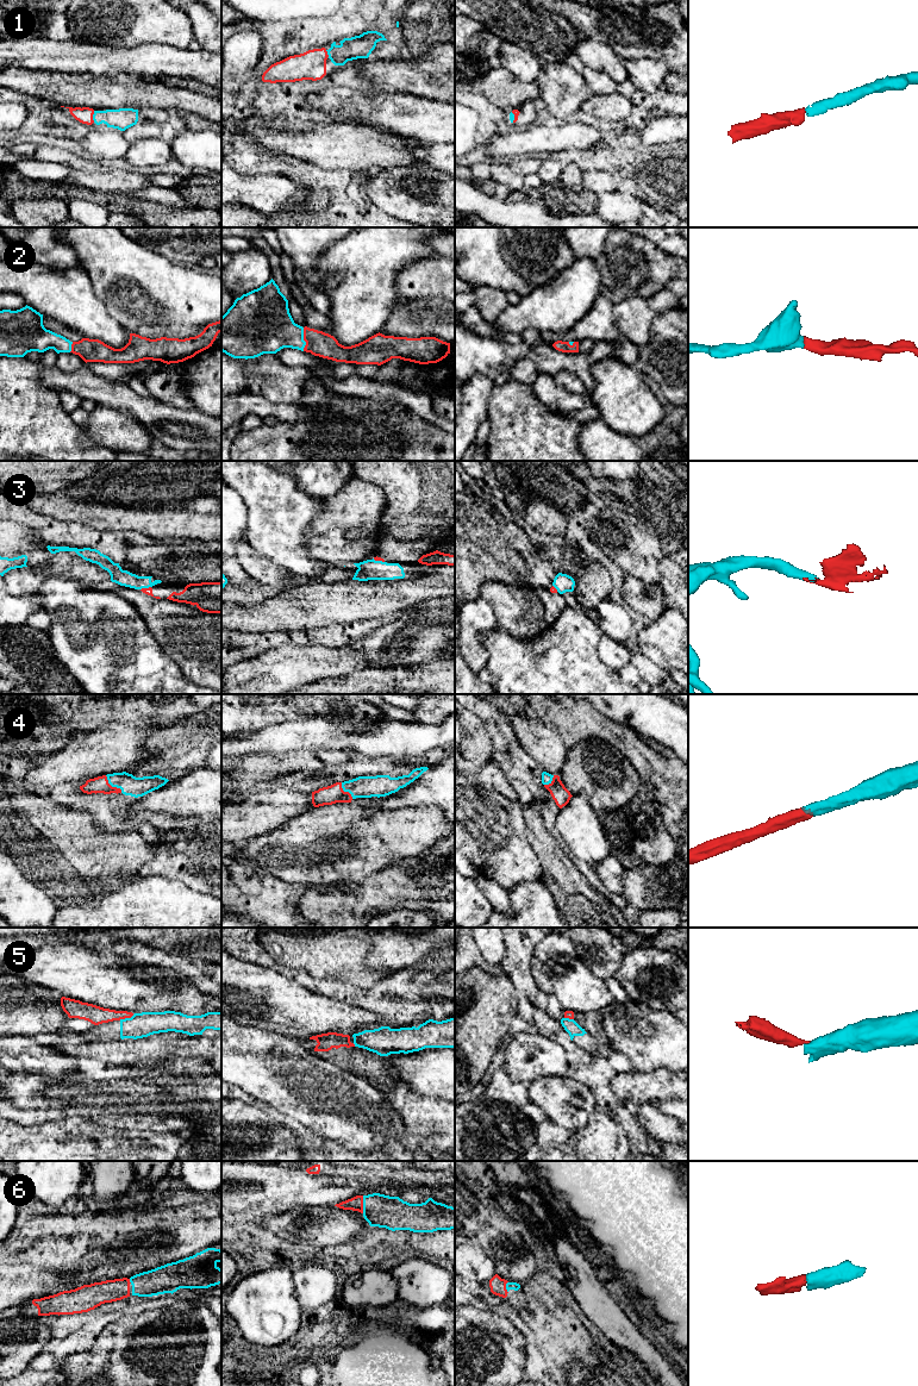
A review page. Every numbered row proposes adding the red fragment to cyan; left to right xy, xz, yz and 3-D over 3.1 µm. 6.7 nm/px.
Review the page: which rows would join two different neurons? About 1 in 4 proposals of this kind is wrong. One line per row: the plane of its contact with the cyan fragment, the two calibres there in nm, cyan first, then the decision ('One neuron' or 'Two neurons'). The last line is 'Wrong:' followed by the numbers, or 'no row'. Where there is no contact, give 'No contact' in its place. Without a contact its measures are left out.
1: Touches cyan in xy. Thickness 140 nm (cyan) against 110 nm. One neuron
2: Touches cyan in xz. Thickness 340 nm (cyan) against 170 nm. One neuron
3: Touches cyan in xy. Thickness 110 nm (cyan) against 50 nm. One neuron
4: Touches cyan in xy. Thickness 140 nm (cyan) against 110 nm. One neuron
5: Touches cyan in xy. Thickness 170 nm (cyan) against 120 nm. Two neurons
6: Touches cyan in xz. Thickness 220 nm (cyan) against 100 nm. One neuron
Wrong: 5

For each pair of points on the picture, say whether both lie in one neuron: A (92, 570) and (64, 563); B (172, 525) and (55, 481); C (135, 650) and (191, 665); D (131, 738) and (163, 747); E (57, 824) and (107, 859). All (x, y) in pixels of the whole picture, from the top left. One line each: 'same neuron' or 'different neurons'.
A: same neuron
B: different neurons
C: different neurons
D: different neurons
E: same neuron

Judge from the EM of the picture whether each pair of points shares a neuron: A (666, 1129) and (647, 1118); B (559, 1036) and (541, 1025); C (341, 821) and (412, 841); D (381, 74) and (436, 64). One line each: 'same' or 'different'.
A: same
B: same
C: same
D: same

